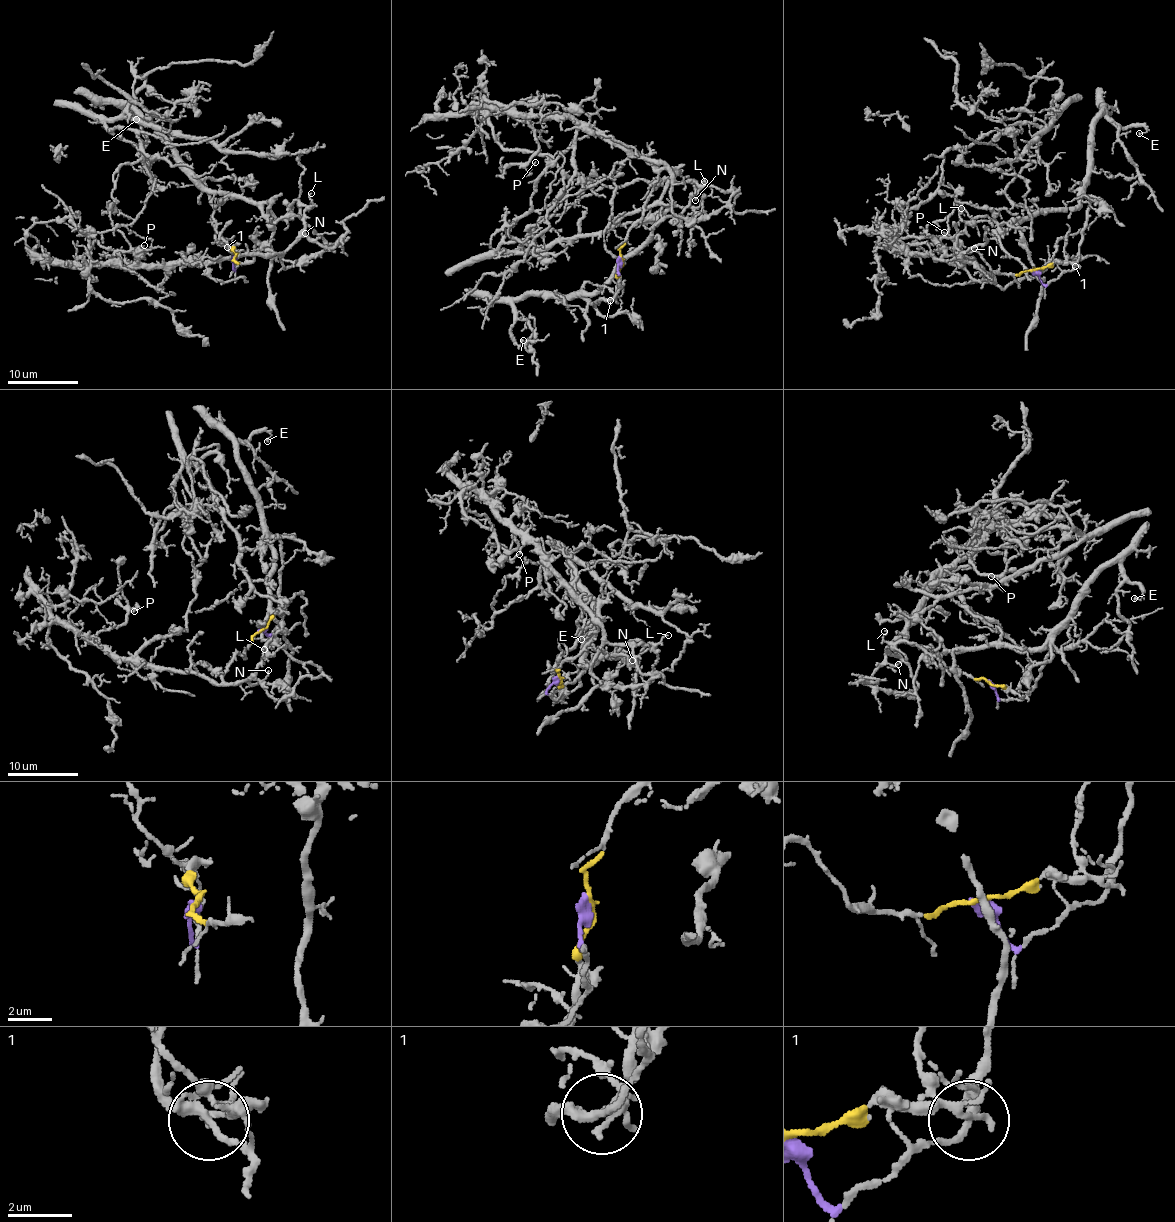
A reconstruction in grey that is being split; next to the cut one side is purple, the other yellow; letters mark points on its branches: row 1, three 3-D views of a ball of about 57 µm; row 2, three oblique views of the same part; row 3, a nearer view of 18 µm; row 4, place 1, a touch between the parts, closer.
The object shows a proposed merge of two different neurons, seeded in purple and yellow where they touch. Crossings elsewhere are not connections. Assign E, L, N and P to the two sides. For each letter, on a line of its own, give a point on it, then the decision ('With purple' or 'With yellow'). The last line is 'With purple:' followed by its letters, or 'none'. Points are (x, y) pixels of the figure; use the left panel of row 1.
E: Place: (136, 119). With purple
L: Place: (311, 193). With yellow
N: Place: (305, 233). With yellow
P: Place: (144, 245). With yellow
With purple: E

